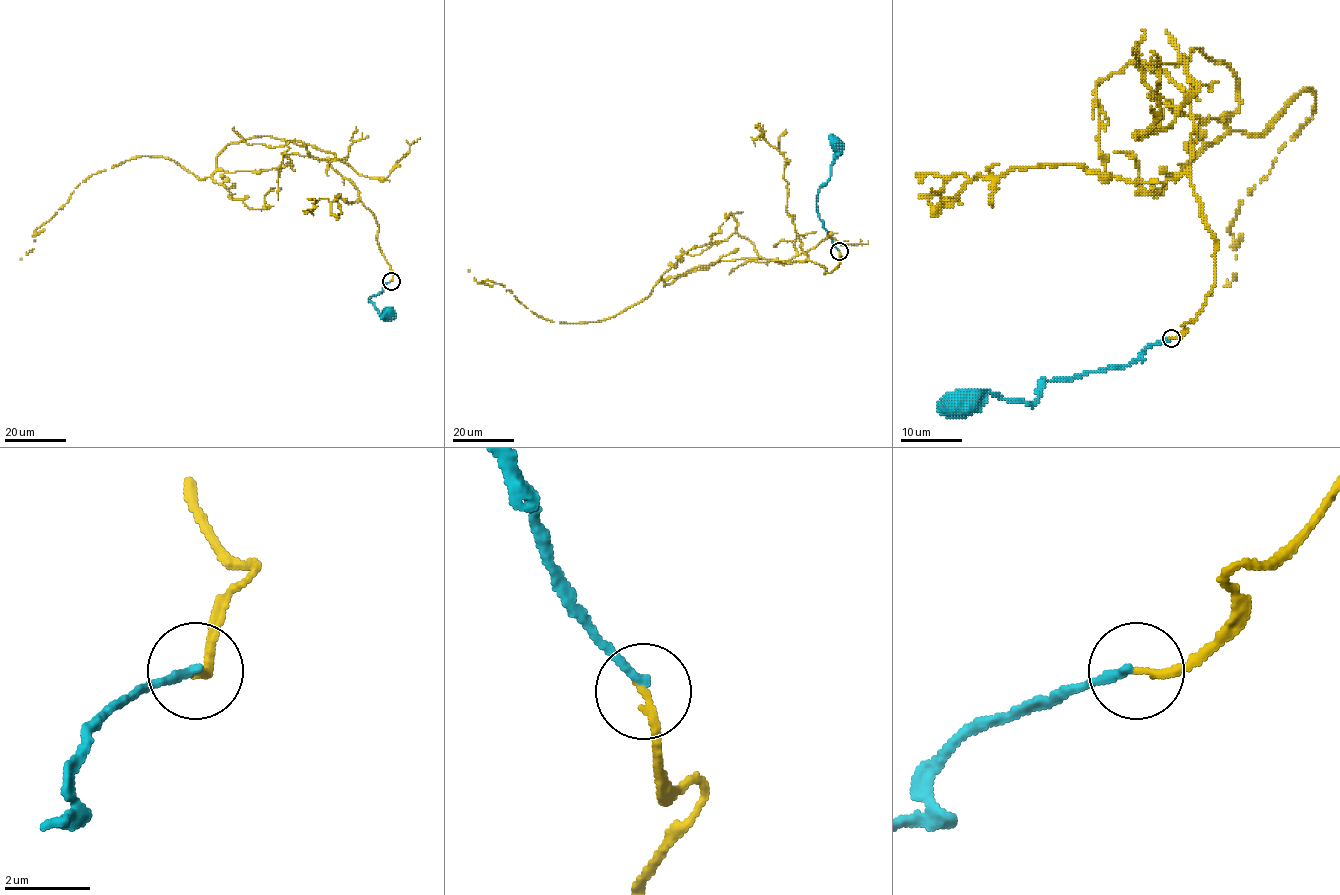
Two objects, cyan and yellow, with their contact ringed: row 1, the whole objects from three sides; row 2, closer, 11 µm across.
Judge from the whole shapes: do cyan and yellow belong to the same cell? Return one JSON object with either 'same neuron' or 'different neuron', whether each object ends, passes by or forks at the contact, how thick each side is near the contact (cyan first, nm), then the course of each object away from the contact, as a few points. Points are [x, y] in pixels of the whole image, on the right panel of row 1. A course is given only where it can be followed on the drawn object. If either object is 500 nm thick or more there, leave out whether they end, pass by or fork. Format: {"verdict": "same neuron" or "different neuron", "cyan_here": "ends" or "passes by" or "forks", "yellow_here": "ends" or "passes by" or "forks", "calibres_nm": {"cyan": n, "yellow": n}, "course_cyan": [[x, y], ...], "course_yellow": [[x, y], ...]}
{"verdict": "different neuron", "cyan_here": "ends", "yellow_here": "ends", "calibres_nm": {"cyan": 190, "yellow": 180}, "course_cyan": [[1171, 339], [1124, 366], [1046, 380], [1031, 403], [992, 393], [967, 409], [952, 407], [958, 404]], "course_yellow": [[1171, 339], [1214, 285], [1196, 48], [1235, 76], [1232, 130], [1315, 107], [1208, 294]]}

